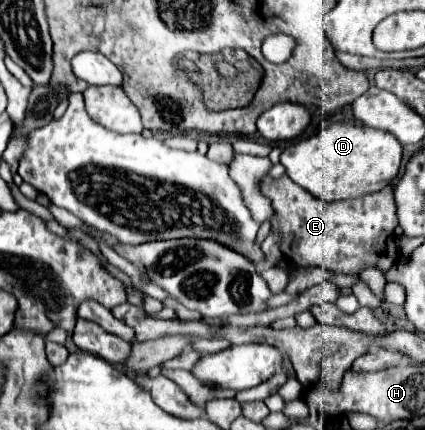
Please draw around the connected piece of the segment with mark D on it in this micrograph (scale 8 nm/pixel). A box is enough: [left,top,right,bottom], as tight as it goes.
[280,122,402,201]

